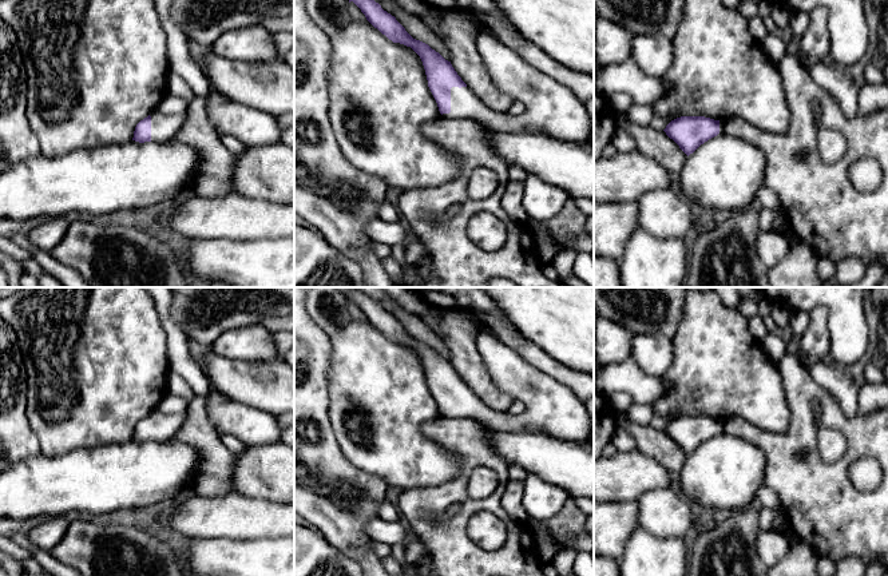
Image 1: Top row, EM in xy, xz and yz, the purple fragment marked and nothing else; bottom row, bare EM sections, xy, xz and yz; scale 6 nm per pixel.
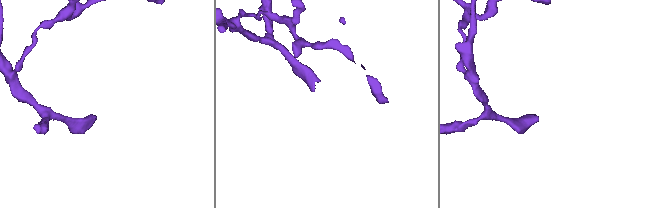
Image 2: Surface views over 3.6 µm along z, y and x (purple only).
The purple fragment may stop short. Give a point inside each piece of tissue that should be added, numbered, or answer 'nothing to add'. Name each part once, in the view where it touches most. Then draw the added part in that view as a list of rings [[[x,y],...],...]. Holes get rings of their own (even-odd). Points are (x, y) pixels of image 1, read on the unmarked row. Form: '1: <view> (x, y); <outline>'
1: xz (551, 408); [[[487,331],[476,335],[476,346],[495,385],[526,405],[522,414],[495,410],[468,386],[451,388],[447,418],[472,418],[491,430],[538,430],[558,440],[583,441],[591,437],[586,404],[576,394],[527,362]]]

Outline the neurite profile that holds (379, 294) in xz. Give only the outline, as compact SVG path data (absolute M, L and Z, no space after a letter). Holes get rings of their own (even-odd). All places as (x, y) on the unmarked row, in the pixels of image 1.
M354 287L357 290L361 290L366 295L369 295L372 299L378 302L384 310L392 314L392 309L395 306L399 306L392 298L388 297L385 290L382 287Z

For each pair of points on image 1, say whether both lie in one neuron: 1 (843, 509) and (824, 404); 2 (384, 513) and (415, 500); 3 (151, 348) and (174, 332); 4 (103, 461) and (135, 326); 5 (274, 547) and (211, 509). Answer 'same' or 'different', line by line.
1: same
2: different
3: different
4: different
5: different

